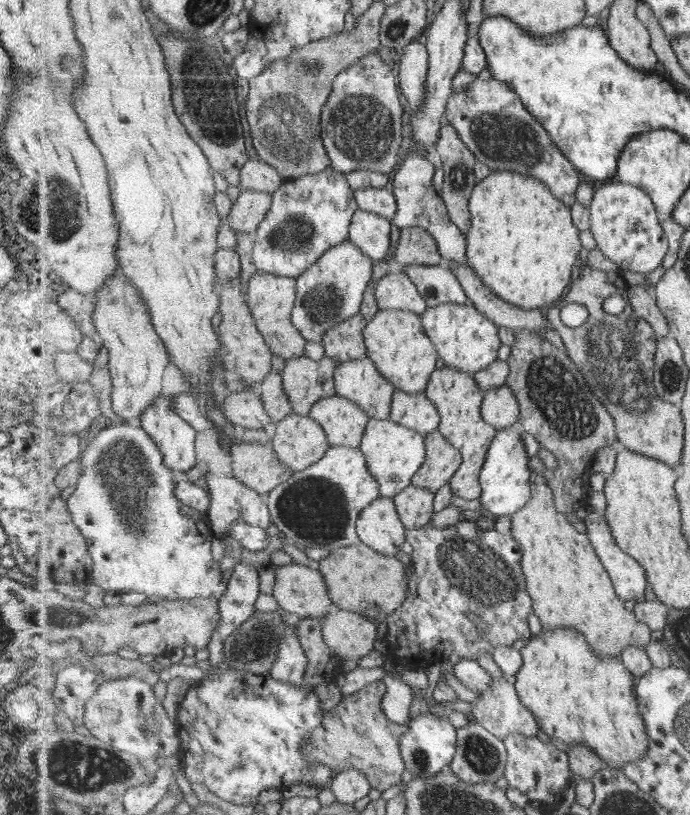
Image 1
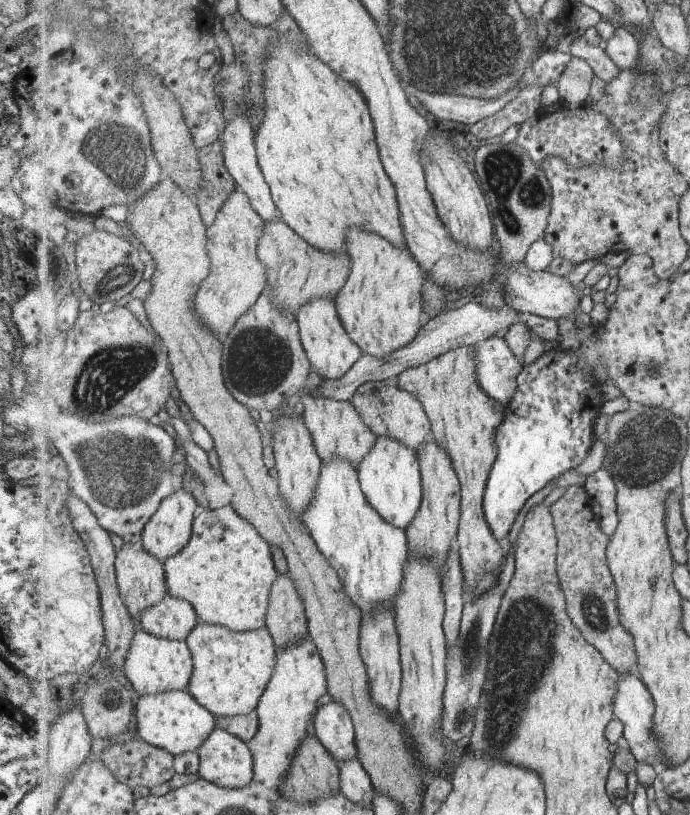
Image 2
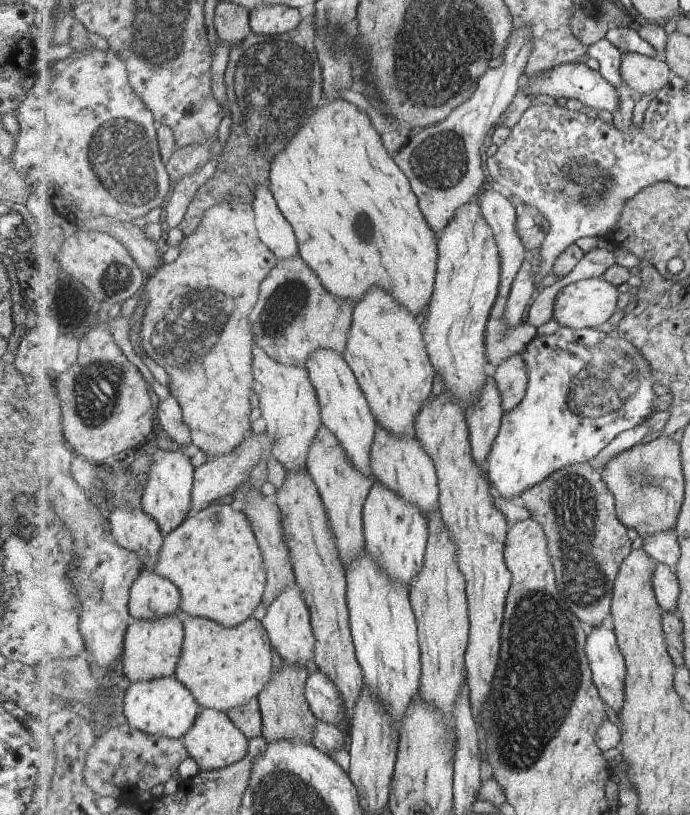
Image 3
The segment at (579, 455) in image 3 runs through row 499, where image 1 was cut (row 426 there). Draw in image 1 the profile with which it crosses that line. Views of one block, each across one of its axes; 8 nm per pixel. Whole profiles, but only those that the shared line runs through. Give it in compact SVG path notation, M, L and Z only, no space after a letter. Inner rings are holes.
M509 426L498 430L495 440L488 450L488 455L480 473L482 483L481 504L495 516L513 516L530 501L532 495L531 476L529 468L529 453L523 441L522 429Z

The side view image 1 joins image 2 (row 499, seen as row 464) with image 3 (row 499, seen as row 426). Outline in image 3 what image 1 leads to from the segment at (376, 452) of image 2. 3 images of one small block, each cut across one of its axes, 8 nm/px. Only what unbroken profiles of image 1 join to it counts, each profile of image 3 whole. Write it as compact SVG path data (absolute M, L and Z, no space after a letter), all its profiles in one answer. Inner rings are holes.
M380 481L374 484L364 508L367 552L393 580L409 588L425 564L430 541L428 522L426 518L423 518L417 506L401 498L397 492L393 492Z

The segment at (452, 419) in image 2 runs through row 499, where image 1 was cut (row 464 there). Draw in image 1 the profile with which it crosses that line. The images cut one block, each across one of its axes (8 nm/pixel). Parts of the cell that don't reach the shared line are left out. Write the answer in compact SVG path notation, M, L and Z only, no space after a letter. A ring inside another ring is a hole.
M445 366L433 373L425 393L427 398L431 399L431 402L434 402L435 406L438 407L439 414L442 415L439 430L463 454L462 465L451 480L454 494L465 500L481 498L482 483L480 482L480 473L484 467L488 450L498 432L495 426L487 423L482 418L482 406L485 397L482 388L473 374Z

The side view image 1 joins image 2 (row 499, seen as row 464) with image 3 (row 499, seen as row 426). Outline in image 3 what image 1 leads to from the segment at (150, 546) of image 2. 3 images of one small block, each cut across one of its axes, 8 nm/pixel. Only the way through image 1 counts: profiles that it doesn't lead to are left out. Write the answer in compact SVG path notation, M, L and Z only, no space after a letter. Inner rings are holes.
M159 450L152 455L153 464L147 472L147 484L142 494L141 508L159 524L162 533L167 536L176 530L187 517L193 504L193 486L196 468L191 464L187 454L175 450ZM174 451L174 452L171 452Z

